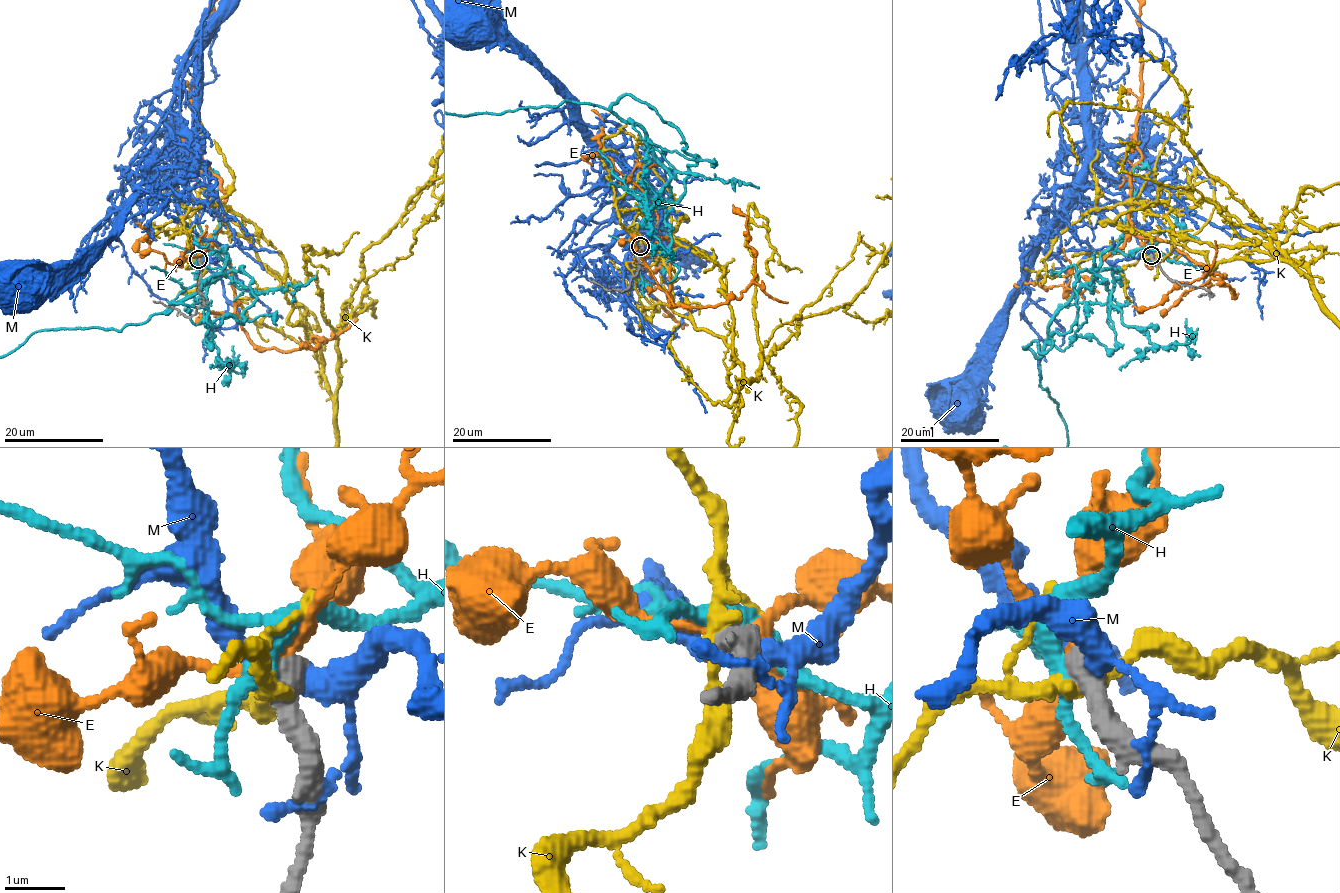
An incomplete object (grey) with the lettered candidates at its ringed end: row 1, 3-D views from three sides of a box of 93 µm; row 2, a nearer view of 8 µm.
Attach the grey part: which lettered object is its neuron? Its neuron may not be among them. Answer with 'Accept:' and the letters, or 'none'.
Accept: none

